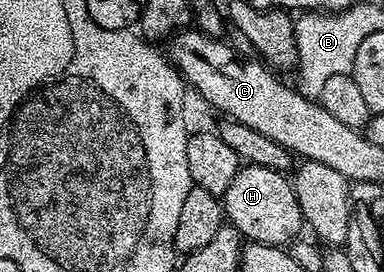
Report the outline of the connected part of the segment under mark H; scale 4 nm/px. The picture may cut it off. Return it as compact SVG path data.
M241 165L234 180L230 180L230 188L226 188L222 196L222 205L225 219L248 242L287 247L299 235L296 233L306 226L295 185L287 173L274 168Z

